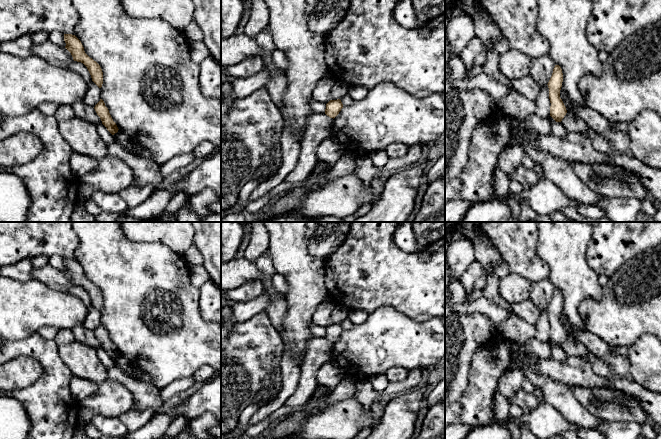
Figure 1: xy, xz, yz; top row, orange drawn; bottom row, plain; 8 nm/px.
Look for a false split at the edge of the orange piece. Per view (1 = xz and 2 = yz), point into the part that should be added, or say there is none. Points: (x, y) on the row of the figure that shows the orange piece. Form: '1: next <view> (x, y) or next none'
1: next none
2: next none

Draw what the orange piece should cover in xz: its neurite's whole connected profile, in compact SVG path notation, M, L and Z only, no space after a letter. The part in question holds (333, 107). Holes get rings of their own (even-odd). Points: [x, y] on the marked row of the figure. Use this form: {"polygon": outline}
{"polygon": "M340 99L330 100L326 104L325 114L334 119L339 114L342 108L343 104Z"}

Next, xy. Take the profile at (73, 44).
{"polygon": "M64 34L65 48L71 53L73 60L83 63L92 78L92 81L99 87L103 84L103 72L100 65L90 58L84 51L81 41L72 34Z"}

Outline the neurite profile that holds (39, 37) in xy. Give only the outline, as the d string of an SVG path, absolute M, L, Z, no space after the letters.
M41 30L31 34L30 36L34 44L42 44L48 40L49 32Z

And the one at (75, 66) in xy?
M74 61L68 66L68 68L74 72L79 73L87 83L87 86L90 85L92 78L87 67L83 63Z

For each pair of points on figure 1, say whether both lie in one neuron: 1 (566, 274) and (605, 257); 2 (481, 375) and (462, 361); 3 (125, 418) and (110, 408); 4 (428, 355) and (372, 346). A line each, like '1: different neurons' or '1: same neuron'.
1: different neurons
2: different neurons
3: different neurons
4: same neuron

